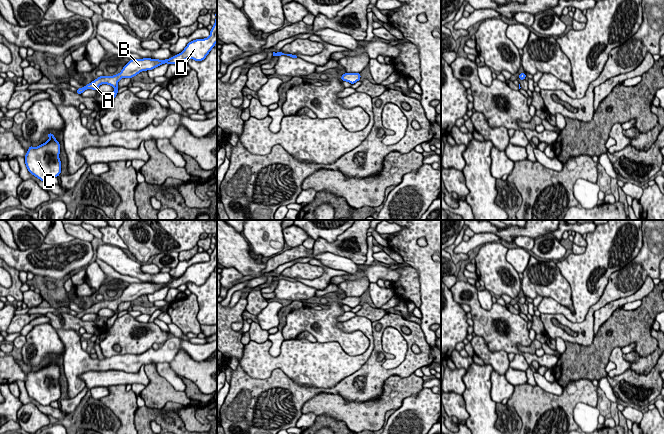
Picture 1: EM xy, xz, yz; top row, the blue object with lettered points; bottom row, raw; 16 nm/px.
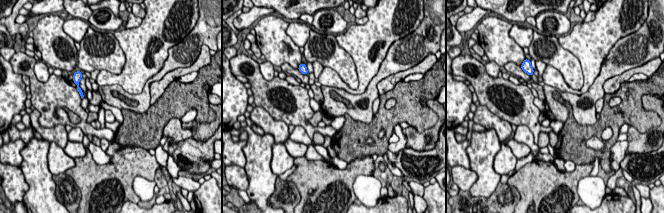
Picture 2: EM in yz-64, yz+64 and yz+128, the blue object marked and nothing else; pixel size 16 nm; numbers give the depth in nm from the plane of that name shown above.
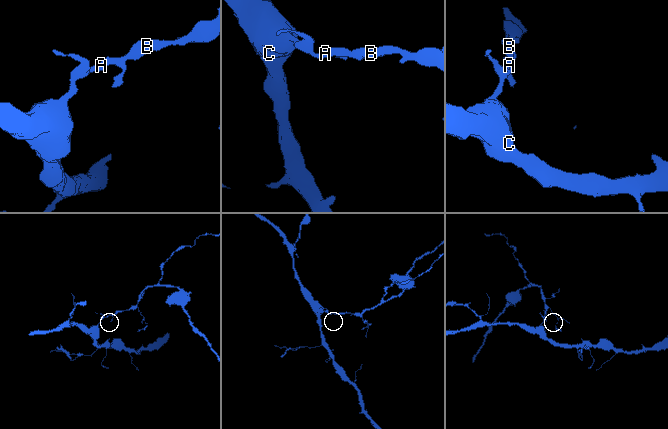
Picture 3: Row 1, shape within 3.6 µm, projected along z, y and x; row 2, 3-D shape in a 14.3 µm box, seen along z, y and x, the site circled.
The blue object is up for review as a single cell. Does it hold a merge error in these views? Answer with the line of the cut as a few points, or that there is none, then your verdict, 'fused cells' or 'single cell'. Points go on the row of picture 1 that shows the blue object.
cut none; single cell

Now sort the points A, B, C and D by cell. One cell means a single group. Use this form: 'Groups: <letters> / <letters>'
Groups: A B C D

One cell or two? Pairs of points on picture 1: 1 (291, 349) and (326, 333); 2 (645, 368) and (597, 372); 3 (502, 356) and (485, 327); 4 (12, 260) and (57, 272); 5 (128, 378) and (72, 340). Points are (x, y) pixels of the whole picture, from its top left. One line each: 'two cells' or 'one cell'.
1: two cells
2: two cells
3: two cells
4: one cell
5: two cells

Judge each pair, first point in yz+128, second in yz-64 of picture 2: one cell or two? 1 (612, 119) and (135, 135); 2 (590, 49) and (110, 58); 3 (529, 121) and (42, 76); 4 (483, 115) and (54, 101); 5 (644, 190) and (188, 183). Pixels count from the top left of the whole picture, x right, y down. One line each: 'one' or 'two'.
1: one
2: two
3: two
4: two
5: one

